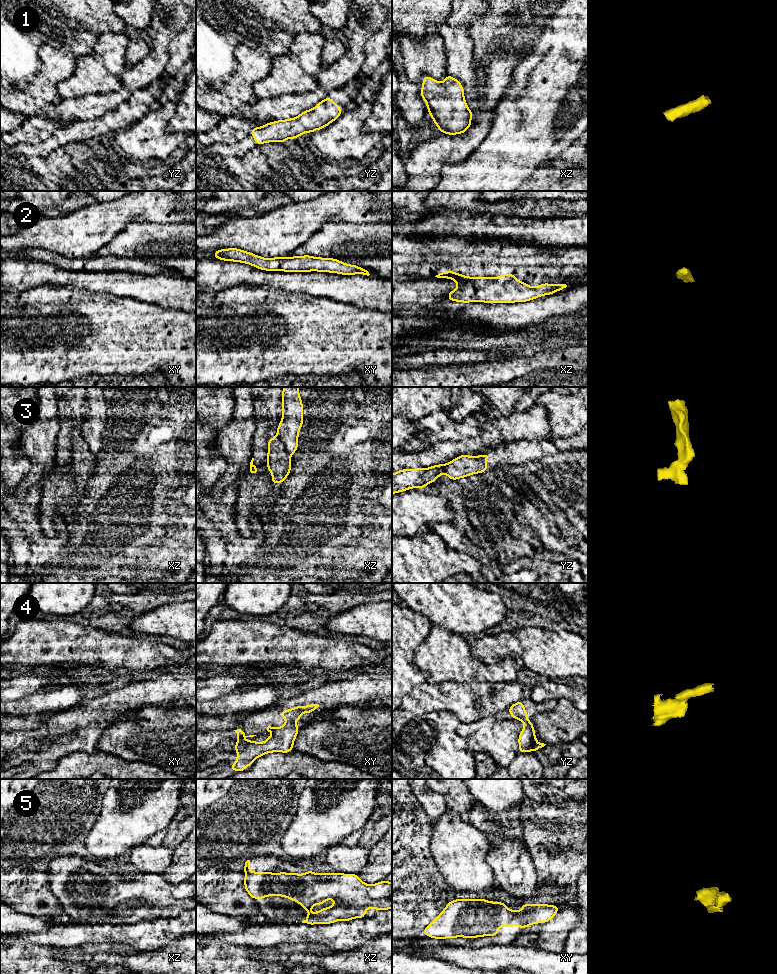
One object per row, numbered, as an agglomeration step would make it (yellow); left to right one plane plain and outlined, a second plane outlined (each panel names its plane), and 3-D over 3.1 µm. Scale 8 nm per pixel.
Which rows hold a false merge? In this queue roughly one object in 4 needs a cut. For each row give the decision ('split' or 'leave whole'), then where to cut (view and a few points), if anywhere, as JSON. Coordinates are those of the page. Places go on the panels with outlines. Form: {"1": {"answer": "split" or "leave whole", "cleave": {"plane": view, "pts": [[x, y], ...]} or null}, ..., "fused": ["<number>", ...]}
{"1": {"answer": "leave whole", "cleave": null}, "2": {"answer": "leave whole", "cleave": null}, "3": {"answer": "split", "cleave": {"plane": "xz", "pts": [[276, 436], [285, 446]]}}, "4": {"answer": "leave whole", "cleave": null}, "5": {"answer": "leave whole", "cleave": null}, "fused": ["3"]}

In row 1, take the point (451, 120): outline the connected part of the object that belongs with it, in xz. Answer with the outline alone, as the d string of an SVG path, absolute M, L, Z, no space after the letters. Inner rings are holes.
M448 74L443 82L424 76L420 93L439 131L462 134L471 126L473 113L467 107L459 80Z

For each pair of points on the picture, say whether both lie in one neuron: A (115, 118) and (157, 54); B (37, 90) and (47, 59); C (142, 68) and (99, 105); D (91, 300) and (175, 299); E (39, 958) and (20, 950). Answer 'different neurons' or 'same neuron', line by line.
A: different neurons
B: same neuron
C: same neuron
D: different neurons
E: same neuron

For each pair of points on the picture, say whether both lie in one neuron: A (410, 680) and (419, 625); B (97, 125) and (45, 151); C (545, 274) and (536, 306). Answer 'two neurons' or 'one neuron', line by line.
A: one neuron
B: one neuron
C: two neurons

